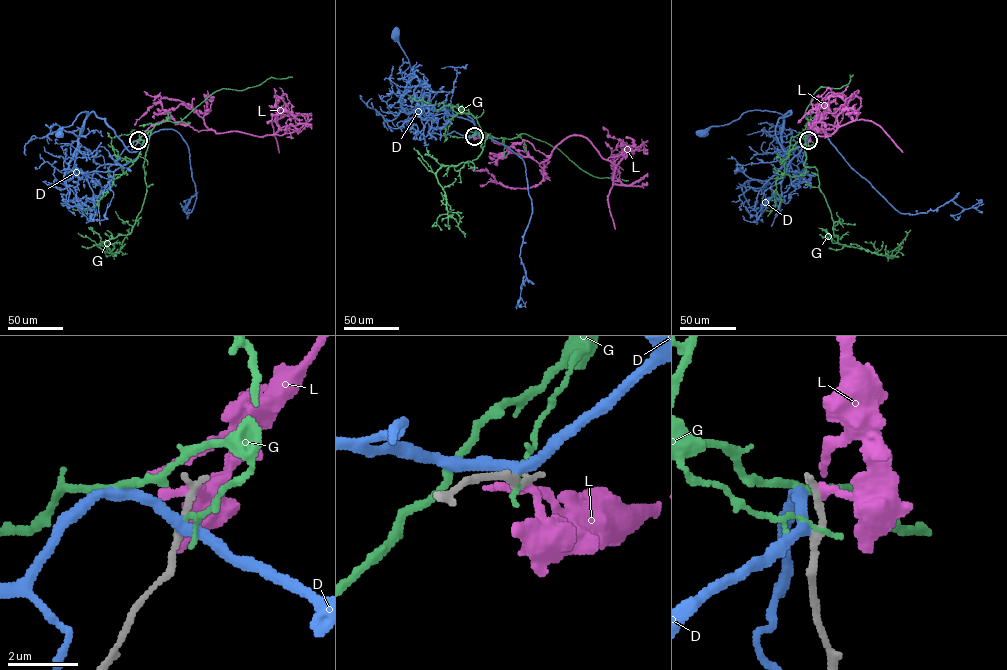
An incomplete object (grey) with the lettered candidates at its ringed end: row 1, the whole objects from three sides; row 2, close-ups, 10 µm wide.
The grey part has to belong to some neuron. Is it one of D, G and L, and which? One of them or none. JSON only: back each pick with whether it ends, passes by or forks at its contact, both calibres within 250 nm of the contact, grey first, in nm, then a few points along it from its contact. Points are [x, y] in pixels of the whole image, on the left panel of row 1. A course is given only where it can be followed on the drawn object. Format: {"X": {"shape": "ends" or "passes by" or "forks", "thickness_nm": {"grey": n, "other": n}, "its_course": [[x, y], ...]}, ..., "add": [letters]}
{"add": []}

